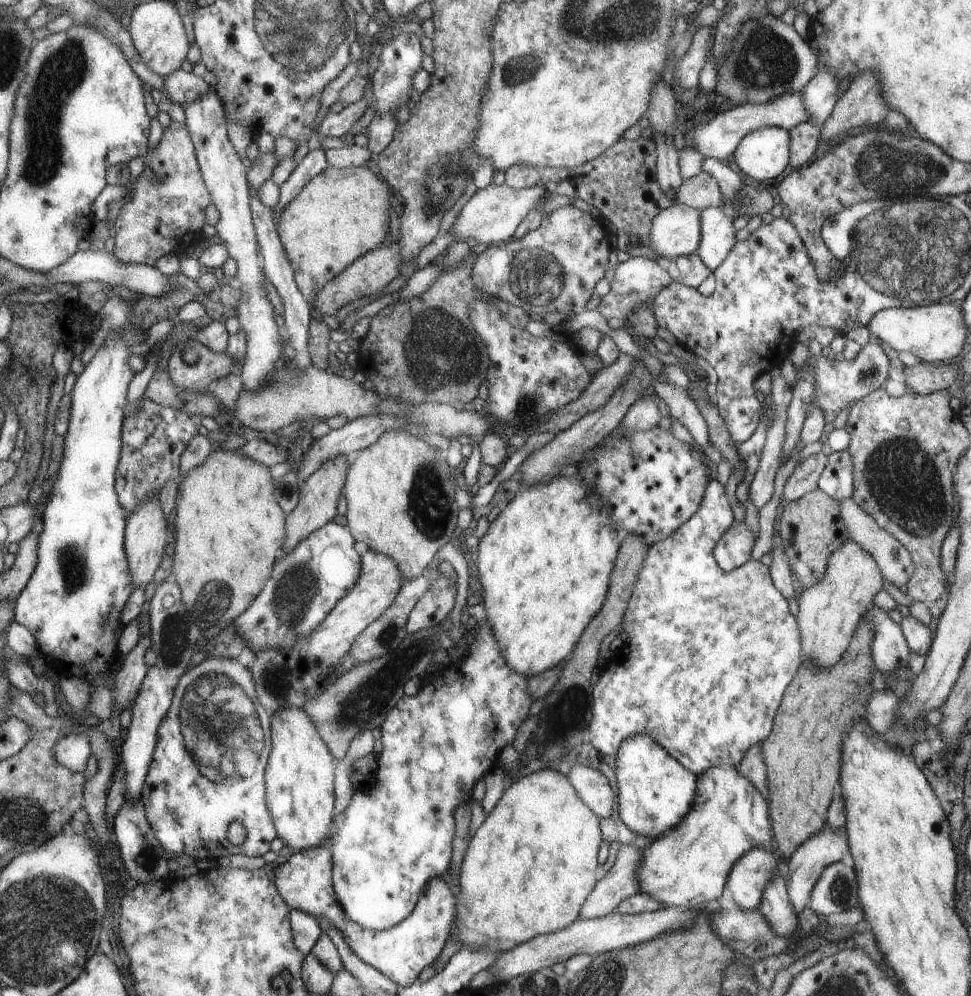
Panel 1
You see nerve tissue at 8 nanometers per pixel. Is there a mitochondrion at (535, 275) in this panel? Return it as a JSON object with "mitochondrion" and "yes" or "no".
{"mitochondrion":"yes"}

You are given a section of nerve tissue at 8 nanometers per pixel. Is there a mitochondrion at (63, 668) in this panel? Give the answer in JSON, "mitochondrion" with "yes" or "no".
{"mitochondrion":"no"}

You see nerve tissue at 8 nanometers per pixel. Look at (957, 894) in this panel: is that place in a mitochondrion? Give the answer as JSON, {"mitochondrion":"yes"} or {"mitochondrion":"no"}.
{"mitochondrion":"no"}

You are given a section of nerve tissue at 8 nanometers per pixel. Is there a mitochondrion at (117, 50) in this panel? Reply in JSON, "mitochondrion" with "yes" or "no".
{"mitochondrion":"no"}

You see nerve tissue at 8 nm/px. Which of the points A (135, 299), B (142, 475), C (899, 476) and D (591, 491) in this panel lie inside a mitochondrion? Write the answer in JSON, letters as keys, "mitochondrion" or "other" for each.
{"A":"other","B":"mitochondrion","C":"mitochondrion","D":"other"}

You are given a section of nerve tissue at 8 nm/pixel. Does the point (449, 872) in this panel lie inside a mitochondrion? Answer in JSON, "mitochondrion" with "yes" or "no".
{"mitochondrion":"no"}

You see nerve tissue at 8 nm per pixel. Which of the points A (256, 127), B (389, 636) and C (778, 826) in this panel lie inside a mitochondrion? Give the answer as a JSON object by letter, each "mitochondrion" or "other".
{"A":"other","B":"mitochondrion","C":"other"}

